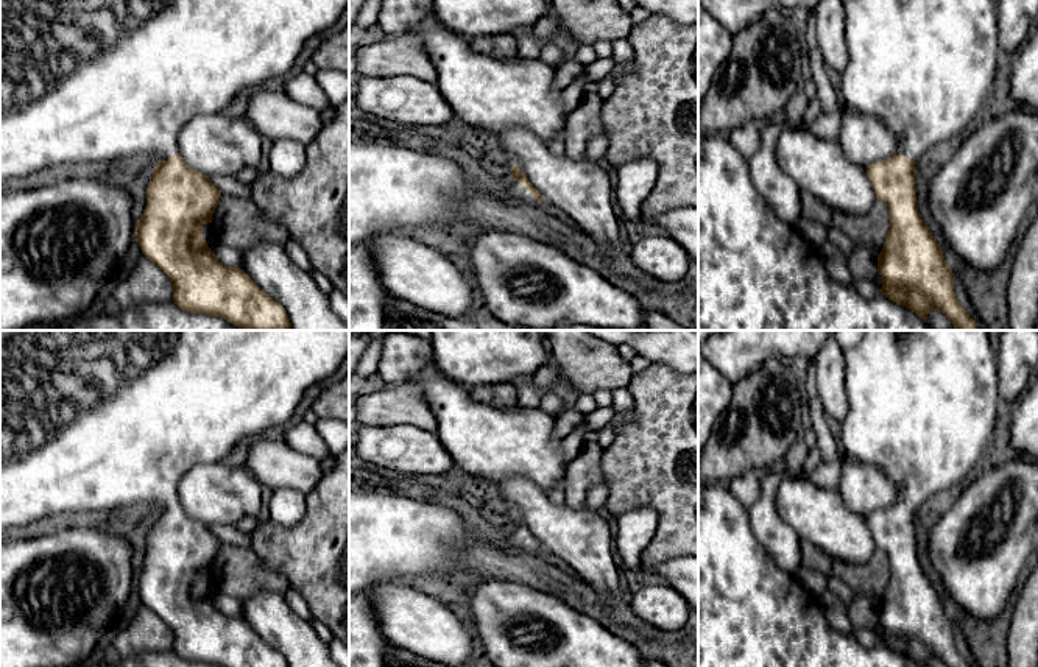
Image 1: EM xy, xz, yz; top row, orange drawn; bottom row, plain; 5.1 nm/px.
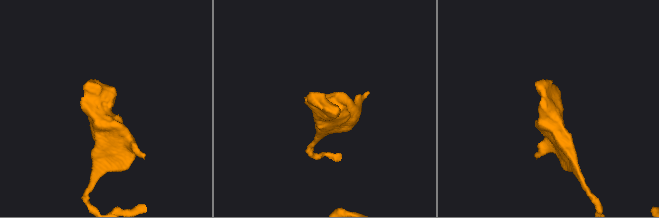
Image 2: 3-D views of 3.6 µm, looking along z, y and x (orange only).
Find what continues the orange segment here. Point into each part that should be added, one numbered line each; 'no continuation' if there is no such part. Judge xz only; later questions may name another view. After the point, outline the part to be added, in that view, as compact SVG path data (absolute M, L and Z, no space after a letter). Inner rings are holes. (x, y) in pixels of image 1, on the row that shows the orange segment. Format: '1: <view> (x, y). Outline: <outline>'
1: xz (513, 189). Outline: M508 179L503 184L505 196L502 198L502 203L507 203L508 199L517 199L528 206L539 206L536 198L519 181Z

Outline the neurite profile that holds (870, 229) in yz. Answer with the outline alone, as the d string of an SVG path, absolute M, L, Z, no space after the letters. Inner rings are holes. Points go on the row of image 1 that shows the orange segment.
M801 190L801 215L826 229L840 229L857 246L863 246L874 254L882 251L890 229L888 209L882 199L876 199L867 214L848 215L828 207L812 193Z

